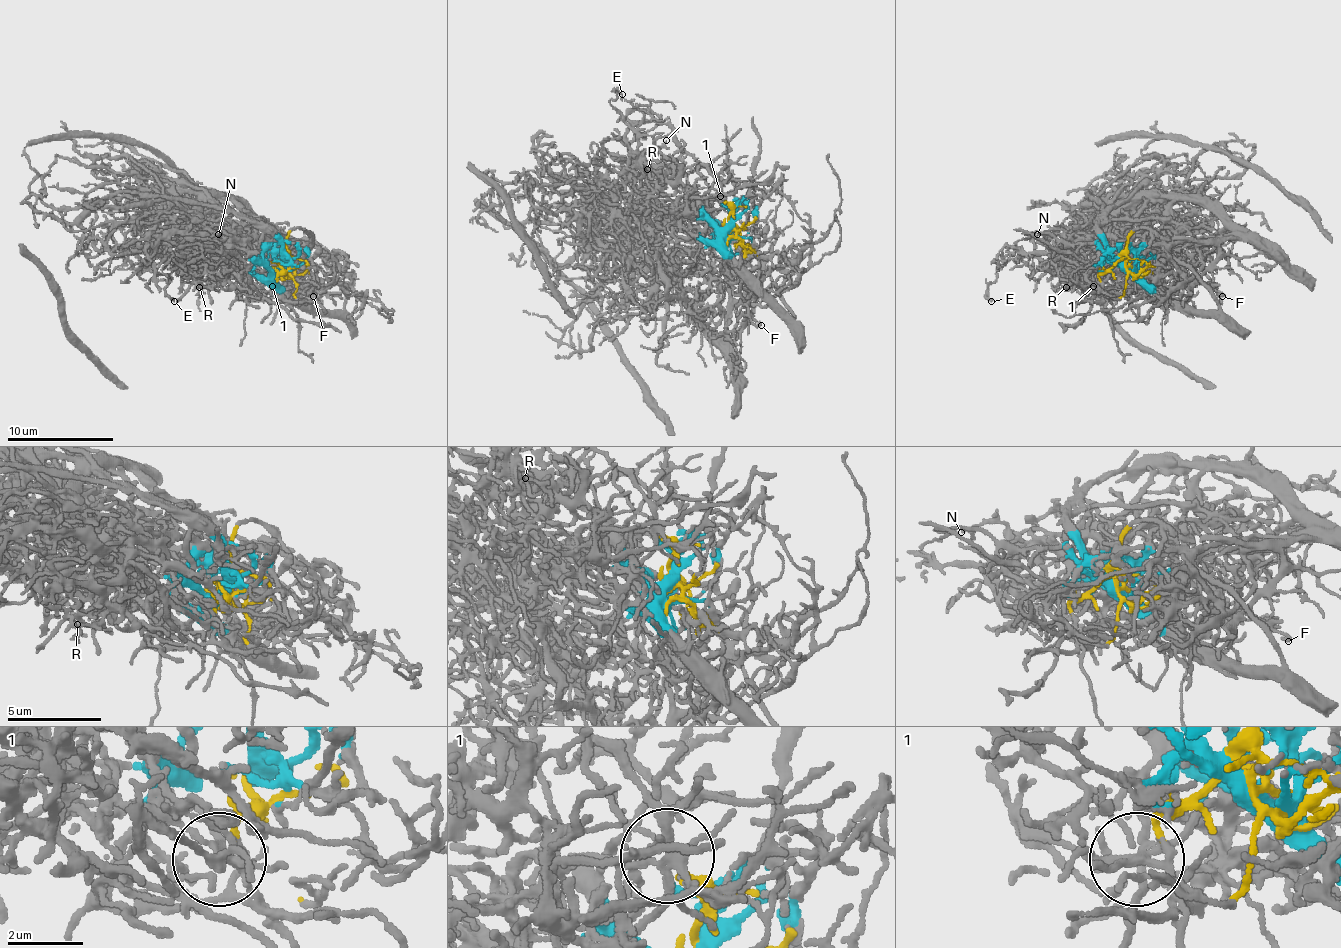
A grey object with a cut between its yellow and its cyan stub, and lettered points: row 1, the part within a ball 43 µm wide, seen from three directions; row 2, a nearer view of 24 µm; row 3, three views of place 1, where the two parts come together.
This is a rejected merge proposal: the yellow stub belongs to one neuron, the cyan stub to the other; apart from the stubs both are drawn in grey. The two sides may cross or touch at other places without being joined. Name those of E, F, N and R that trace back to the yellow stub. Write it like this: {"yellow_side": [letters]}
{"yellow_side": ["E", "F", "R"]}

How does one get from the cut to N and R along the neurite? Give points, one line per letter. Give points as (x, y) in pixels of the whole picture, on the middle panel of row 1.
N: (729, 228), (716, 225), (657, 172), (657, 151), (665, 140)
R: (729, 231), (729, 207), (719, 193), (697, 196), (681, 183), (665, 183), (646, 169)

